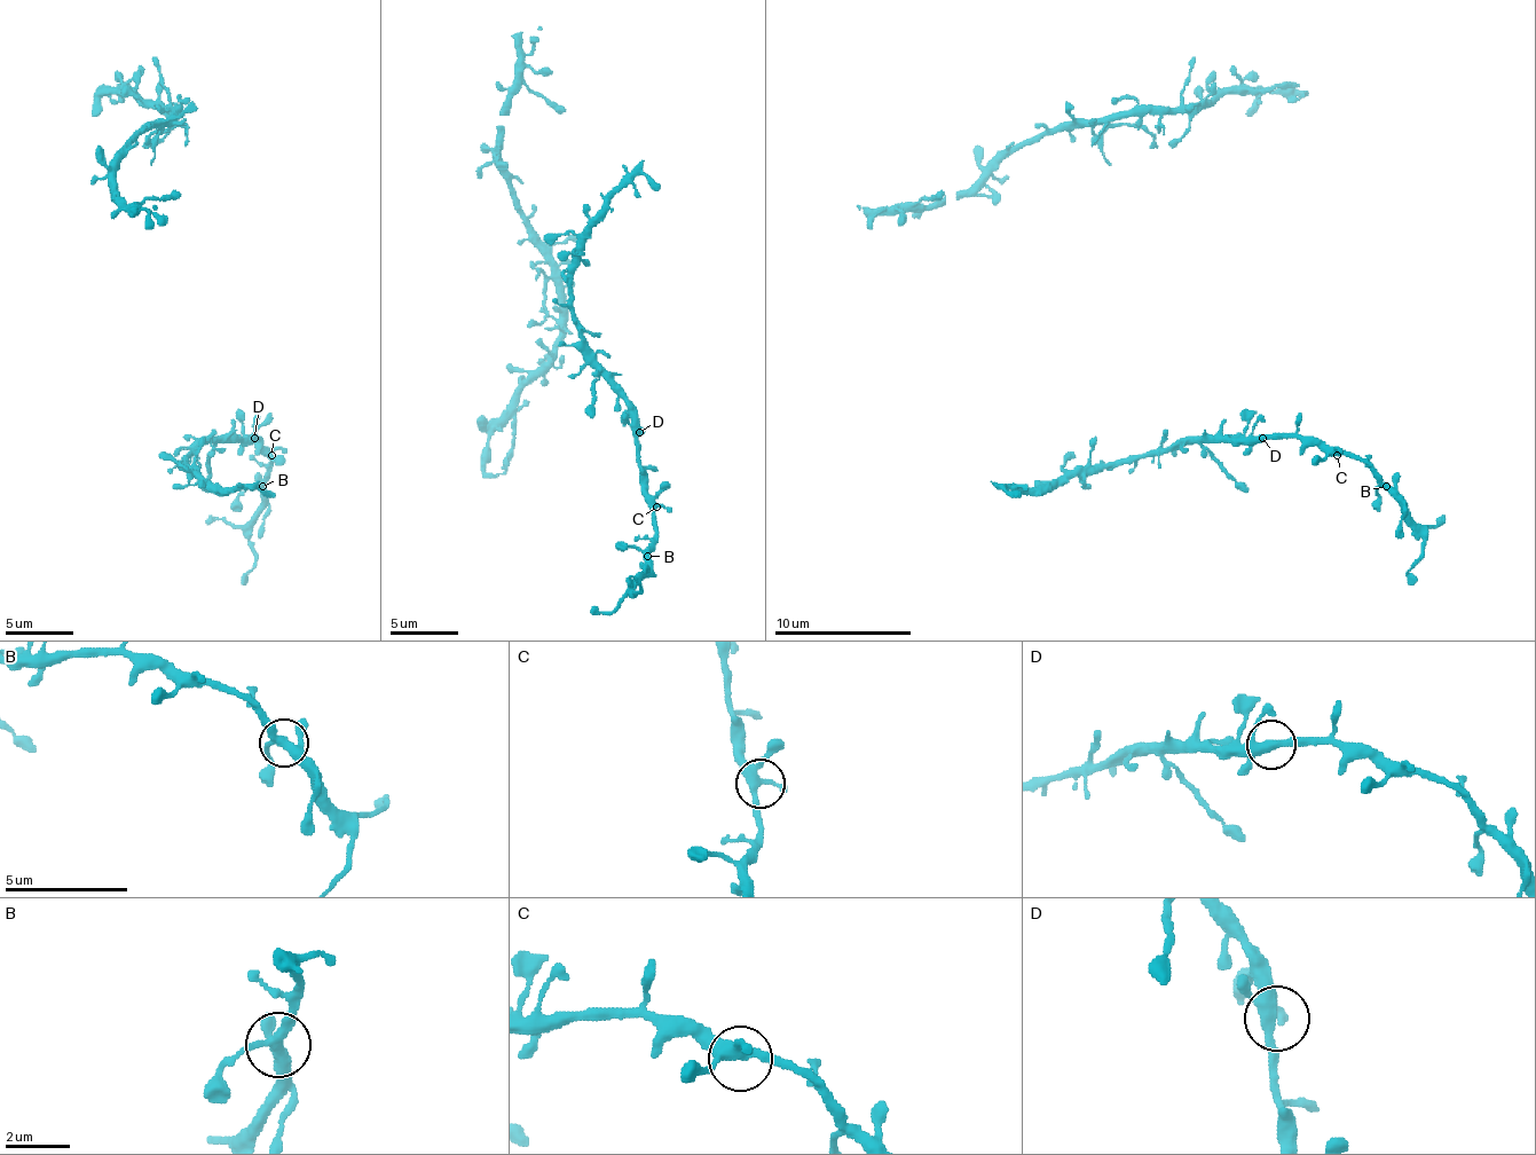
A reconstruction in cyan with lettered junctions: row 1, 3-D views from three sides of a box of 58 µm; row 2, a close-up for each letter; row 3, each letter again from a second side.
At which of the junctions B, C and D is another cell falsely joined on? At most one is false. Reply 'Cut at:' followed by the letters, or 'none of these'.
Cut at: none of these

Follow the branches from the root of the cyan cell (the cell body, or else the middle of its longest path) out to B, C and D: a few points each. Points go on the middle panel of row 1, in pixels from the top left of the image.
B: (546, 236), (577, 236), (570, 305), (588, 363), (629, 408), (643, 493), (653, 510), (653, 548), (646, 555)
C: (546, 236), (577, 236), (577, 267), (570, 274), (577, 332), (588, 363), (629, 408), (643, 493), (656, 507)
D: (546, 236), (577, 236), (577, 267), (570, 274), (577, 332), (588, 363), (625, 401), (629, 422), (639, 432)

